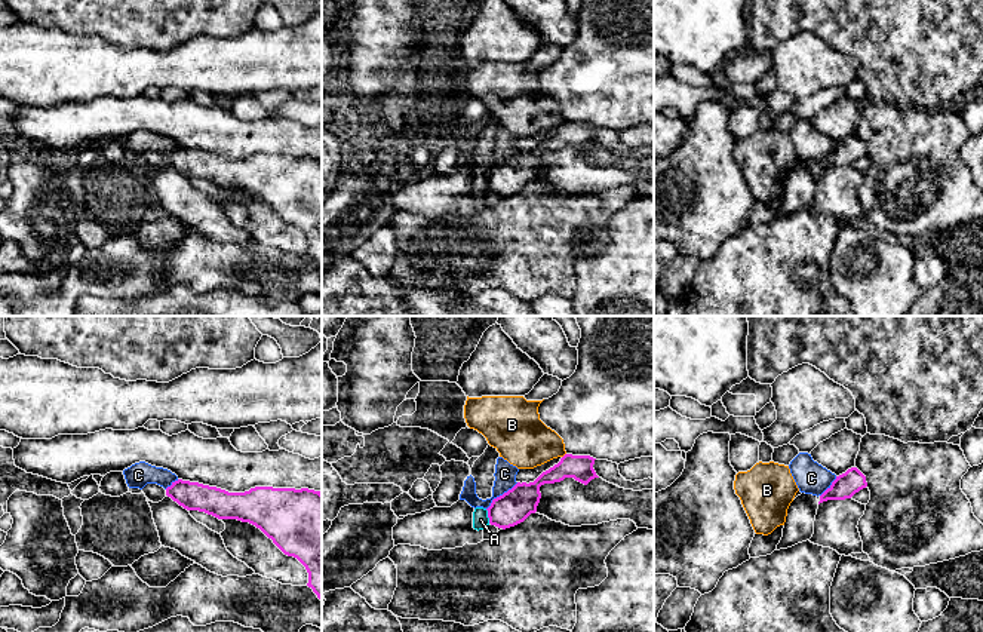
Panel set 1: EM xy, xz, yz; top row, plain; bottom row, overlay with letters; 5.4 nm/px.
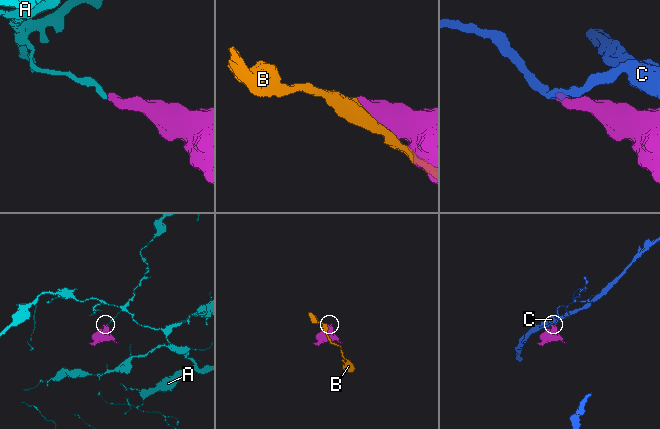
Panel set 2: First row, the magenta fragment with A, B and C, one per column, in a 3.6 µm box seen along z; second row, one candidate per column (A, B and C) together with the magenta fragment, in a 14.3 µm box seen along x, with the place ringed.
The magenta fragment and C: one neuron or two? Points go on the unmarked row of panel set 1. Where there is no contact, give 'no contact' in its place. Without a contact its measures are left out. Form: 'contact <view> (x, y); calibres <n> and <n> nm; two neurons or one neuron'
contact xz (500, 163); calibres 180 and 110 nm; two neurons

